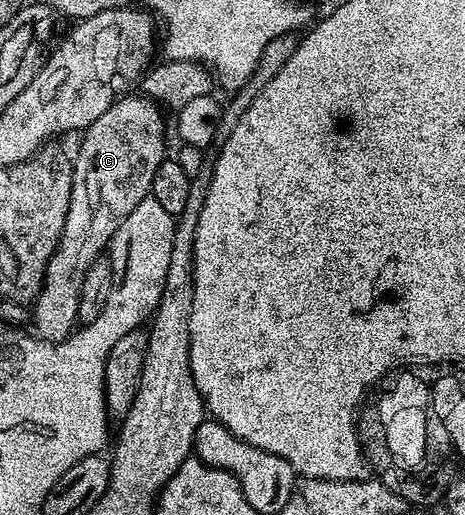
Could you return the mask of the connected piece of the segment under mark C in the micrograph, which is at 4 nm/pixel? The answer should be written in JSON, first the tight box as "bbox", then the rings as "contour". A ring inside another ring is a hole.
{"bbox":[31,97,166,342],"contour":[[[118,97],[111,108],[80,135],[81,147],[77,158],[75,154],[72,159],[73,183],[67,220],[57,250],[45,269],[41,291],[31,303],[32,333],[45,342],[61,342],[74,333],[78,325],[79,288],[83,288],[87,268],[102,257],[119,224],[127,220],[135,204],[150,197],[155,172],[159,172],[159,164],[166,161],[162,107],[152,98],[136,97]]]}

